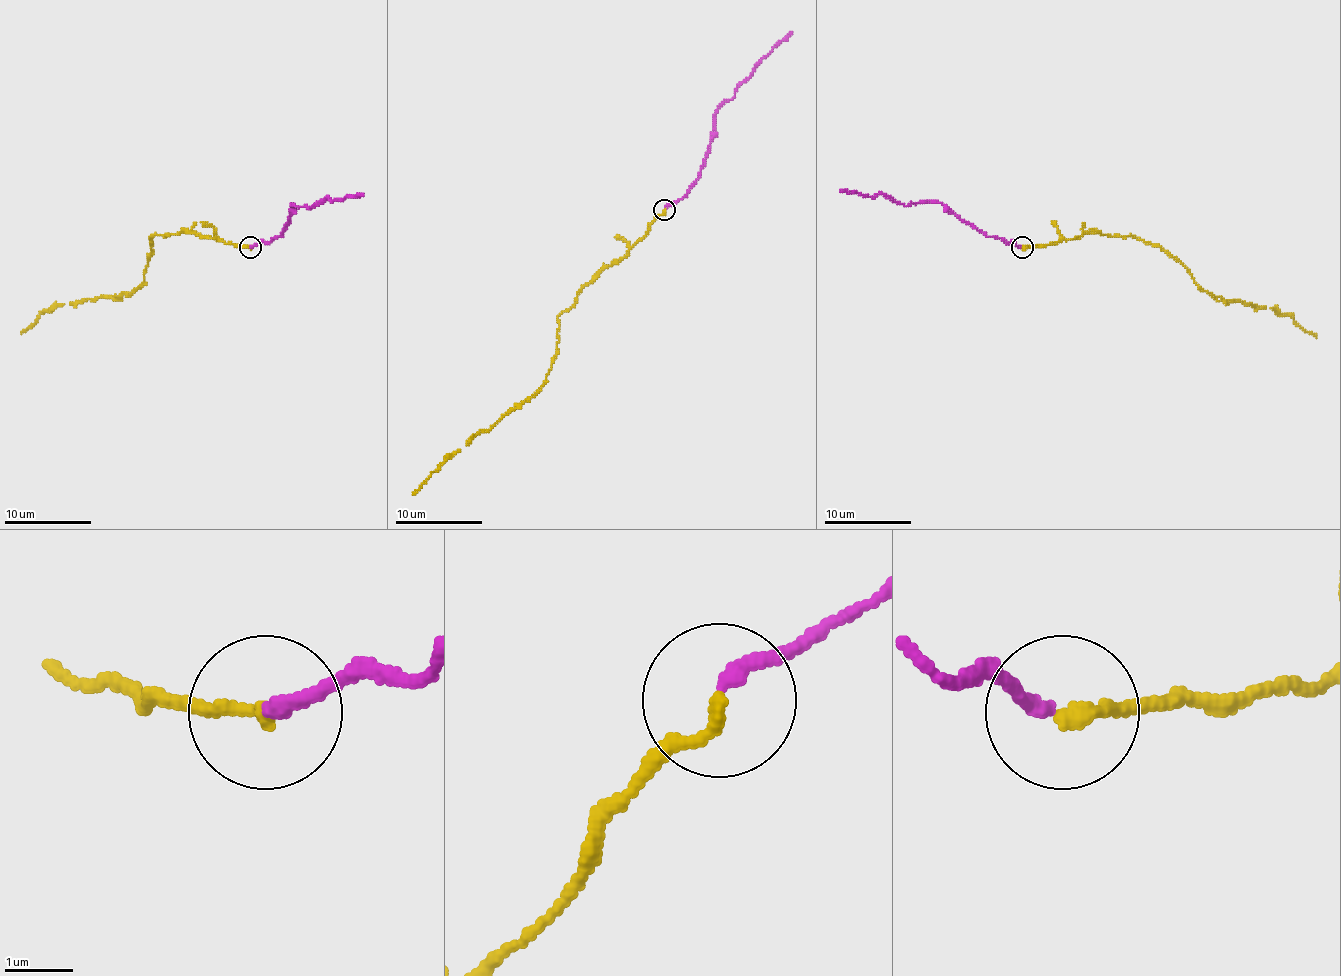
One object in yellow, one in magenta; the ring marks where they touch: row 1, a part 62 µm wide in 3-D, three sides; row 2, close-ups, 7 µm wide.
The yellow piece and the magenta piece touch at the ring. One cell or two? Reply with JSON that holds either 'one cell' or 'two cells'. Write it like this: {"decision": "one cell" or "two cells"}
{"decision": "one cell"}

